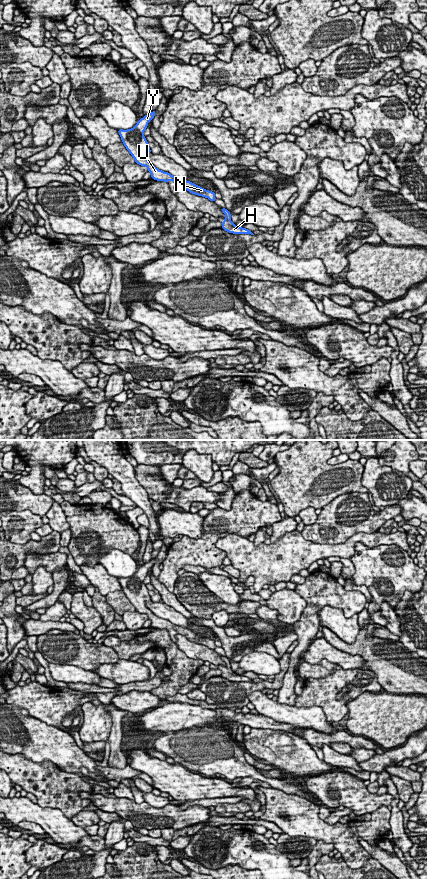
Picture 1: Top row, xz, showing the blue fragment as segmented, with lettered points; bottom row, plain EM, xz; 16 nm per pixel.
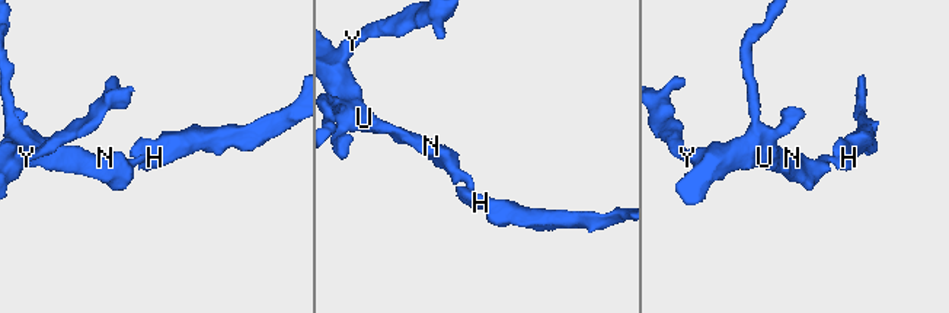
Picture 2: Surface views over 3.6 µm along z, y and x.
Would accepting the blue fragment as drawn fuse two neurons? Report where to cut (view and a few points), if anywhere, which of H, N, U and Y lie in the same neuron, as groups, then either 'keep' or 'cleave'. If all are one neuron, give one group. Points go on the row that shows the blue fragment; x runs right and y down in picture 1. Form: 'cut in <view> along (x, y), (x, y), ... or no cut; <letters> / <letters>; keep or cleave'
no cut; H N U Y; keep

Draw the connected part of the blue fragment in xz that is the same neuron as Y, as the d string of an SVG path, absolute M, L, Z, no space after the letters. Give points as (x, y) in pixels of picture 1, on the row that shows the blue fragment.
M156 110L152 111L148 115L144 115L144 117L139 119L137 124L131 129L118 129L122 143L135 159L135 163L141 166L146 166L148 168L148 172L151 173L151 178L154 180L164 182L174 181L178 186L185 188L190 193L208 198L210 201L215 202L215 192L206 190L193 182L175 177L168 172L159 170L148 161L146 155L151 153L151 149L148 145L146 137L143 134L148 126L148 123L152 121L155 114Z

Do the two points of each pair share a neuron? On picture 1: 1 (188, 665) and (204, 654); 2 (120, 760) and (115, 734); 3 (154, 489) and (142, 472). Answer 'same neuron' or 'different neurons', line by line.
1: different neurons
2: same neuron
3: same neuron

